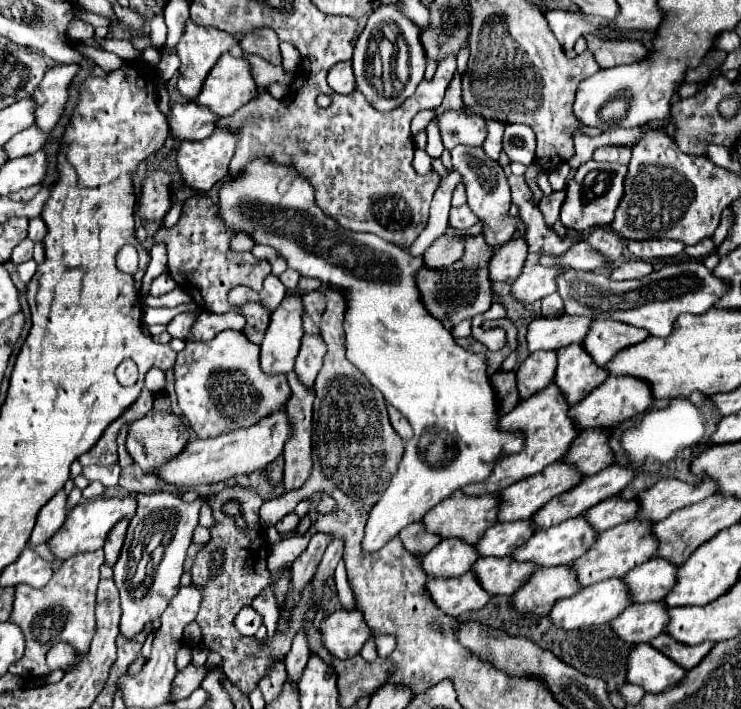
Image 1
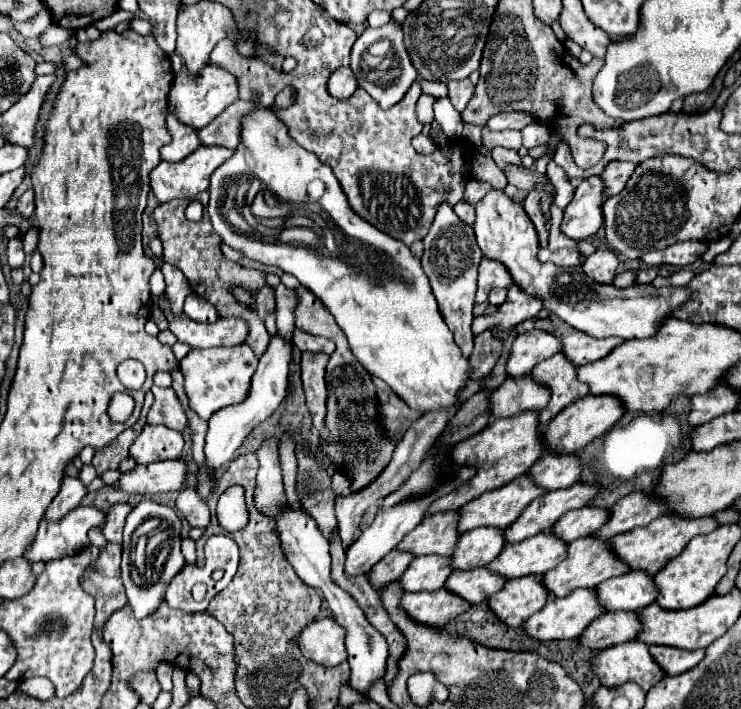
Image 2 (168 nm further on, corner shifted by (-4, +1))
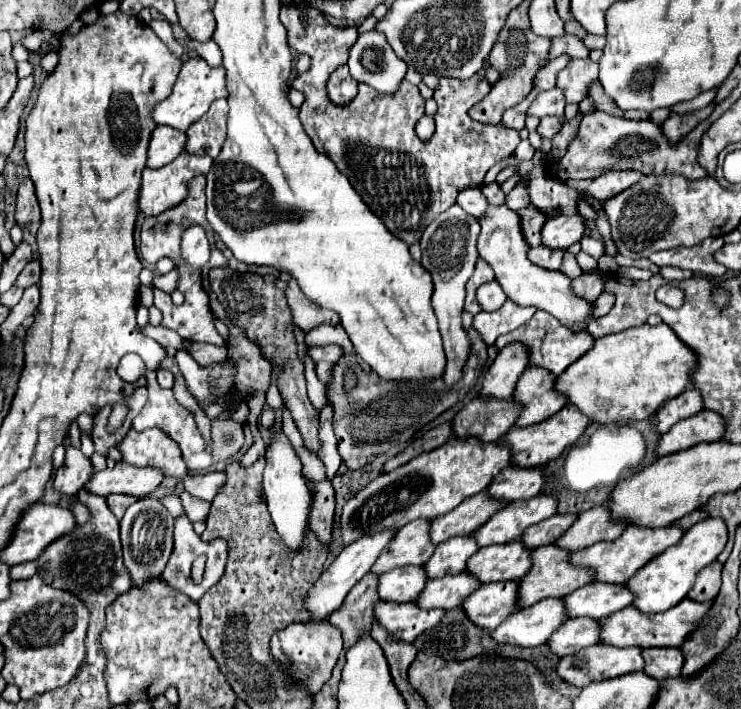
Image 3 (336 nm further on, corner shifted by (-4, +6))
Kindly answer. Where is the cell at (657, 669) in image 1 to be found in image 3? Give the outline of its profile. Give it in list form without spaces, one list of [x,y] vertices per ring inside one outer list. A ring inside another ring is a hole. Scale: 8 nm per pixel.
[[[593,644],[575,652],[573,656],[563,656],[557,662],[557,676],[577,688],[585,688],[591,682],[603,682],[623,674],[643,670],[641,648],[617,648],[605,644]]]

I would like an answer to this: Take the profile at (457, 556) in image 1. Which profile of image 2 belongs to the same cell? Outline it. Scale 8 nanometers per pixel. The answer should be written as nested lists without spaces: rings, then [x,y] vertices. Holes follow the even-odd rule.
[[[415,557],[409,569],[399,577],[399,583],[407,593],[435,591],[445,585],[451,573],[451,557]]]

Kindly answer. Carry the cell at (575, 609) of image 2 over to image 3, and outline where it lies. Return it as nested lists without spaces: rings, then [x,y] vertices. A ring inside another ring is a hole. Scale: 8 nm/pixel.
[[[547,598],[539,604],[513,612],[495,630],[491,630],[491,638],[499,644],[533,648],[545,644],[549,636],[565,622],[565,618],[563,600]]]

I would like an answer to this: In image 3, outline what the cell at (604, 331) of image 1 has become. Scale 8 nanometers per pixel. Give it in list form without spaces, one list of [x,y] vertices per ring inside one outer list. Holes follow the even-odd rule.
[[[537,310],[527,324],[523,324],[521,328],[517,328],[517,330],[505,334],[505,336],[499,336],[497,342],[495,342],[495,348],[501,350],[511,342],[521,342],[521,344],[525,344],[529,348],[529,366],[547,368],[551,374],[559,376],[561,372],[565,372],[565,368],[569,364],[579,360],[593,346],[595,340],[593,340],[593,336],[589,332],[579,332],[579,334],[569,332],[569,328],[561,326],[553,316],[549,316],[543,310]]]

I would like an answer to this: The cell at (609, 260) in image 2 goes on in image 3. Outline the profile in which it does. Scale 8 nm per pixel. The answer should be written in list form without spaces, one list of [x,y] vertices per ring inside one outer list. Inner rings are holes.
[[[593,270],[593,272],[585,272],[583,276],[575,278],[571,282],[571,288],[575,292],[575,296],[581,296],[583,300],[589,300],[589,302],[595,302],[597,296],[603,292],[603,278],[601,276],[607,276],[603,274],[601,270]]]

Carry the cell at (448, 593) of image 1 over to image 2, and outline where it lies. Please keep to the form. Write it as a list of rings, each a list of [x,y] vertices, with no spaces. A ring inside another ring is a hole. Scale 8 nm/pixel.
[[[437,589],[433,593],[405,593],[401,607],[409,613],[411,619],[423,625],[445,627],[457,615],[465,613],[471,605],[447,589]]]

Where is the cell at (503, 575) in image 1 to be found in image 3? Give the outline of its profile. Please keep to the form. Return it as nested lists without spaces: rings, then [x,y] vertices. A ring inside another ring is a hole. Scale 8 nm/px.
[[[461,572],[457,576],[435,578],[425,584],[425,588],[417,596],[415,604],[419,604],[419,608],[423,608],[423,610],[457,608],[477,586],[479,586],[479,582],[473,580],[473,576],[469,576],[465,572]]]

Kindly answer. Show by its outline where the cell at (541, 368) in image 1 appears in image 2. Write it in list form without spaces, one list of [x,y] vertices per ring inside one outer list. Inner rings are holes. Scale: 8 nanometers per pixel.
[[[529,373],[525,377],[509,377],[491,393],[493,417],[513,417],[519,411],[541,411],[549,403],[549,389],[537,385]]]

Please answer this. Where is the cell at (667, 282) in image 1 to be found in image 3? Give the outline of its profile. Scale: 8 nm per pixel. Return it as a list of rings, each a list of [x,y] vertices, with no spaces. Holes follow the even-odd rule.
[[[507,206],[501,208],[489,208],[487,216],[481,218],[481,234],[477,238],[477,252],[479,258],[483,258],[495,272],[495,280],[505,290],[507,298],[513,300],[519,306],[533,306],[537,310],[545,310],[553,314],[563,326],[571,328],[577,322],[587,320],[591,312],[591,304],[583,298],[577,298],[571,292],[571,280],[563,276],[561,272],[545,270],[535,264],[529,264],[527,260],[529,246],[525,244],[525,238],[521,234],[521,220],[515,212],[511,212]]]

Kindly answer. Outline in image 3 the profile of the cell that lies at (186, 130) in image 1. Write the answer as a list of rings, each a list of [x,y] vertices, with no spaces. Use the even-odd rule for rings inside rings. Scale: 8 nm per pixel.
[[[157,126],[151,134],[149,150],[147,150],[147,168],[161,168],[175,160],[185,146],[185,132],[177,132],[175,128]]]

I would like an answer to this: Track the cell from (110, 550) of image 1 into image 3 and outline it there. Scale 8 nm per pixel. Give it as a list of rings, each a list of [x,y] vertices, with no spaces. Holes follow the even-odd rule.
[[[109,494],[109,496],[107,496],[107,504],[109,504],[109,508],[111,508],[111,512],[115,514],[117,520],[121,520],[123,512],[137,500],[137,497],[127,494]]]

